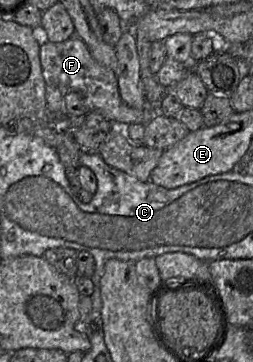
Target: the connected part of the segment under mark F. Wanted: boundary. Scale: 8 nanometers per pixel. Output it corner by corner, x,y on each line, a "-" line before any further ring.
77,36
40,46
39,58
47,85
80,93
91,112
99,113
105,120
113,122
118,127
130,124
146,124
155,115
160,114
157,107
134,109
127,106
120,97
117,77
114,71
100,65
91,55
86,44

